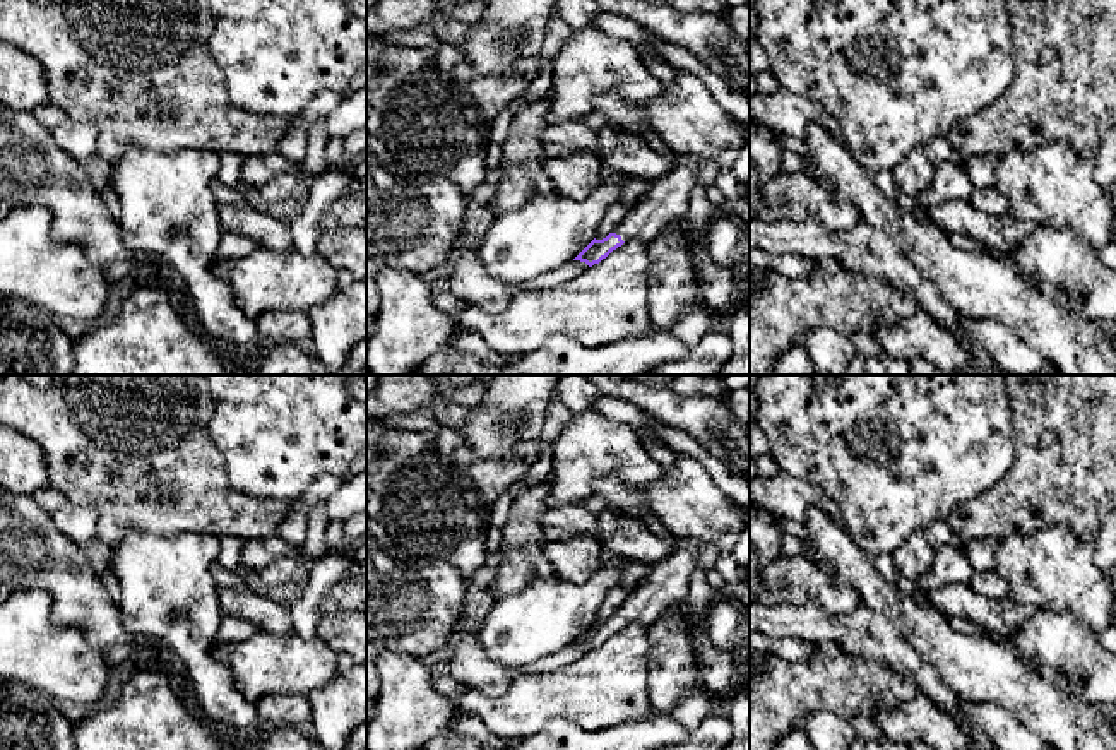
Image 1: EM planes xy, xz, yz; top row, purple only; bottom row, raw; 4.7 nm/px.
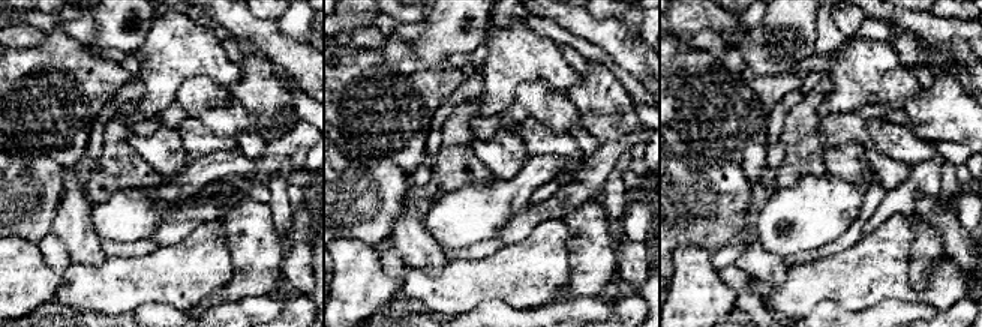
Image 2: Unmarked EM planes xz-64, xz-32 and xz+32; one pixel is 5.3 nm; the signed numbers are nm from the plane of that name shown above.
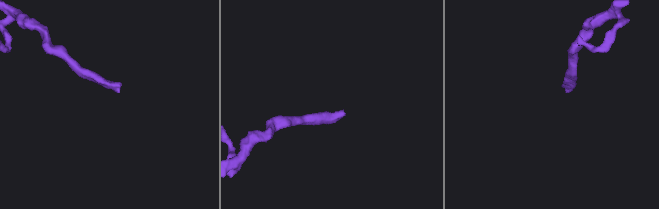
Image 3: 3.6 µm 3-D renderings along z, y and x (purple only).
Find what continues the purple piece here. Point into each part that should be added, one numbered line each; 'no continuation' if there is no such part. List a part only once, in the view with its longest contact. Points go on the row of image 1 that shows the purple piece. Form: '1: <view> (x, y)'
1: xz (666, 201)

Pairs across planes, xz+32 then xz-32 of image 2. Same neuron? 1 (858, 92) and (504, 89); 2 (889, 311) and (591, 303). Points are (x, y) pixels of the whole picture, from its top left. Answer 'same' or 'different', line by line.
1: same
2: same

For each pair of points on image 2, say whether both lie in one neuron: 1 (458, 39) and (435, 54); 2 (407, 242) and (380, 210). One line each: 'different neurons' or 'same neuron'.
1: same neuron
2: different neurons

